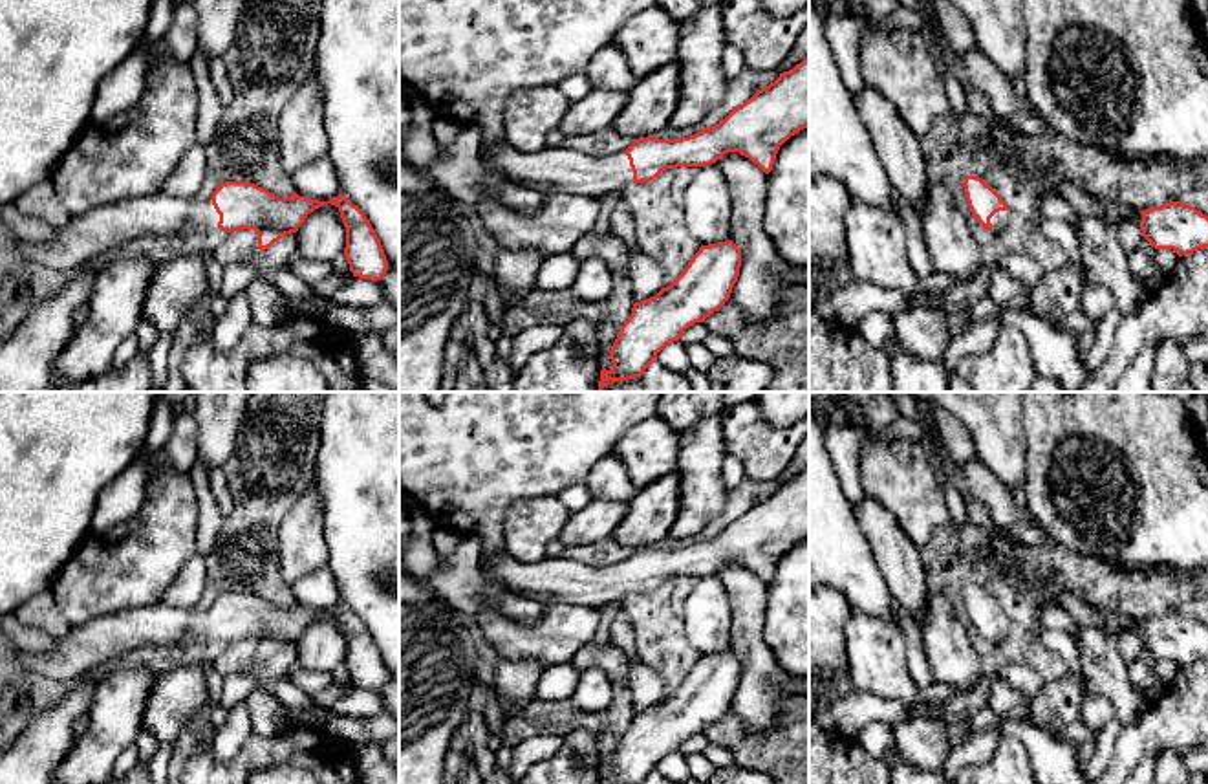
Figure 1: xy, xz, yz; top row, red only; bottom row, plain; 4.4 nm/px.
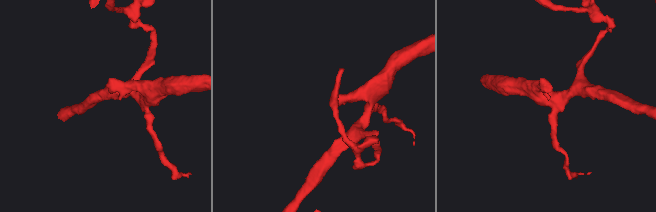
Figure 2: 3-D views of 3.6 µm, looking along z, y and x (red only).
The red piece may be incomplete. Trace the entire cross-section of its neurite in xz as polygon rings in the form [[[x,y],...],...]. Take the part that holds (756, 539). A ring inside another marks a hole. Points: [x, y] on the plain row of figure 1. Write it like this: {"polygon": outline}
{"polygon": [[[809,465],[793,480],[780,484],[774,493],[758,500],[741,517],[732,517],[732,522],[717,535],[688,548],[639,548],[624,562],[602,568],[566,557],[545,557],[534,564],[523,564],[507,553],[481,553],[480,568],[489,568],[505,590],[542,604],[571,603],[602,608],[609,603],[622,603],[630,593],[652,592],[666,579],[712,575],[728,562],[739,562],[769,584],[780,557],[804,539],[809,539]]]}

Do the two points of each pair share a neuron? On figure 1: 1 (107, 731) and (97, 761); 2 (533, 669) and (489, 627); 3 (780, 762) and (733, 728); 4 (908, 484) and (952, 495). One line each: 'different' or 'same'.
1: same
2: different
3: same
4: different

